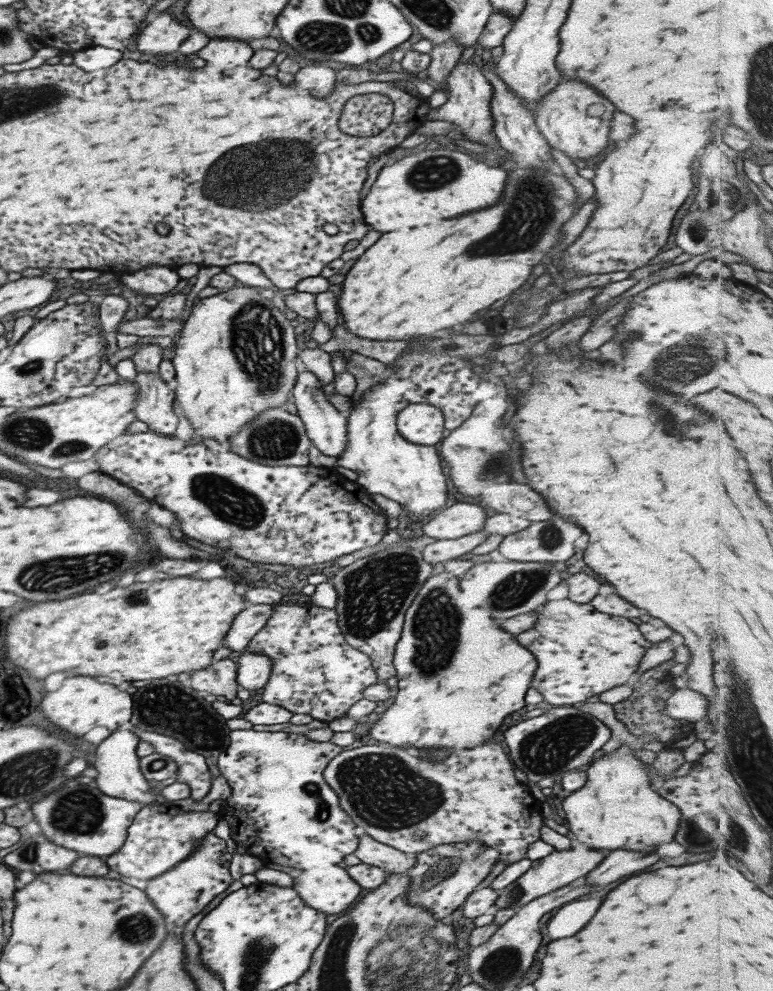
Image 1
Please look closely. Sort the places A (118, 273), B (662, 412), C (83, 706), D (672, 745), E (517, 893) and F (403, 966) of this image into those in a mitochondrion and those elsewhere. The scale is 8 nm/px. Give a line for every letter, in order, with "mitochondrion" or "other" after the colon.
A: other
B: mitochondrion
C: other
D: other
E: mitochondrion
F: mitochondrion

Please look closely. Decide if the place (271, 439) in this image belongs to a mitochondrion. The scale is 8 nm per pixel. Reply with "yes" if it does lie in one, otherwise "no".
yes

